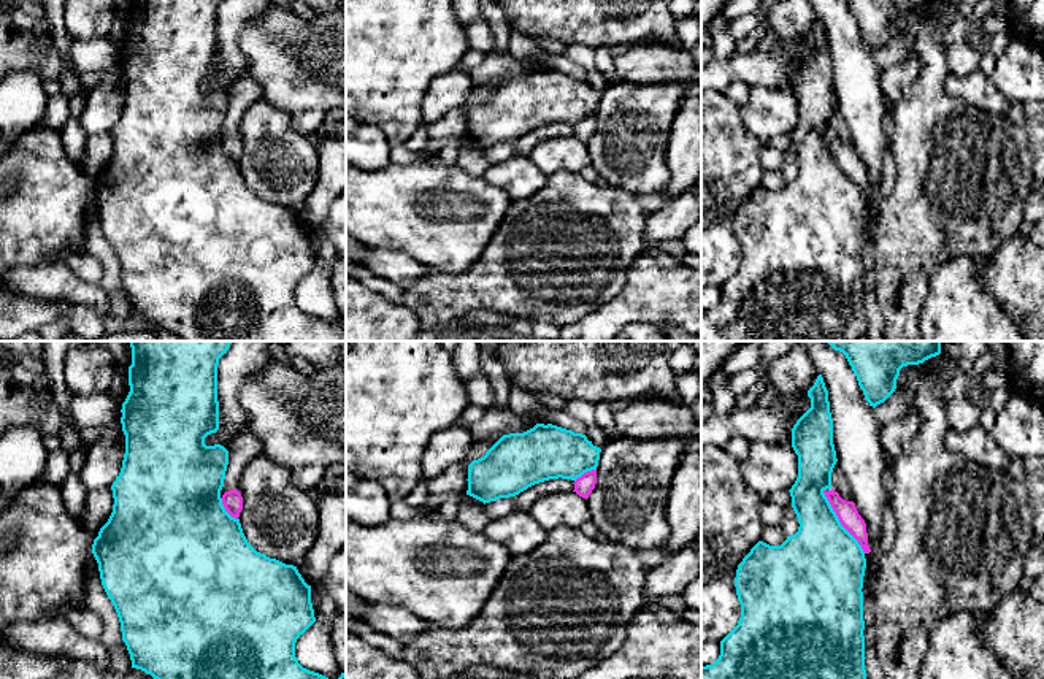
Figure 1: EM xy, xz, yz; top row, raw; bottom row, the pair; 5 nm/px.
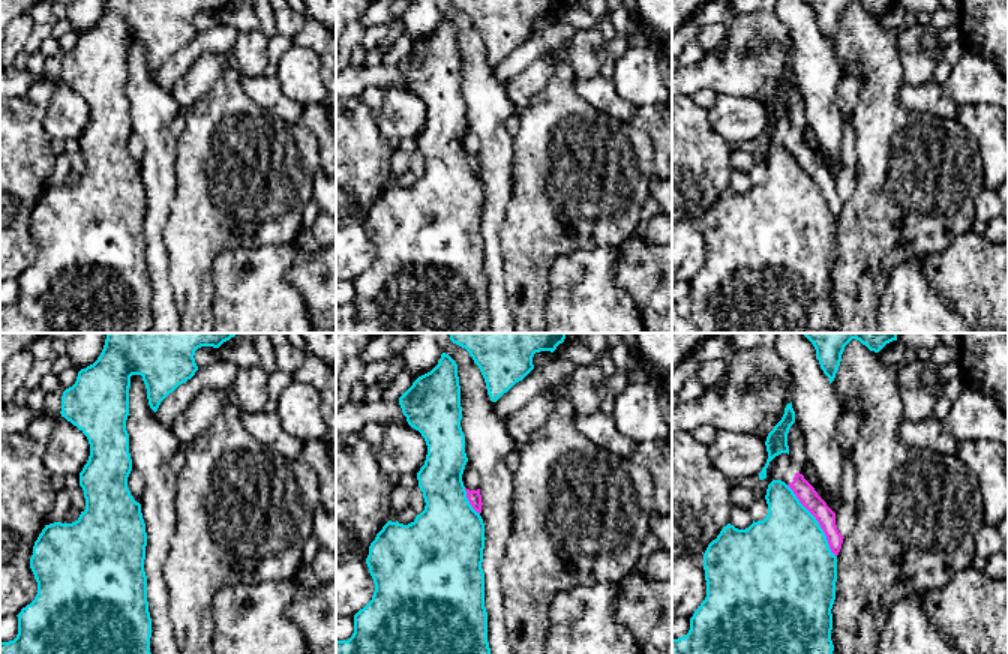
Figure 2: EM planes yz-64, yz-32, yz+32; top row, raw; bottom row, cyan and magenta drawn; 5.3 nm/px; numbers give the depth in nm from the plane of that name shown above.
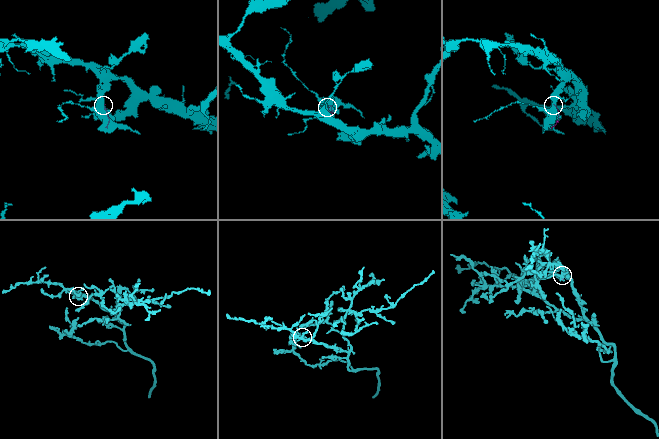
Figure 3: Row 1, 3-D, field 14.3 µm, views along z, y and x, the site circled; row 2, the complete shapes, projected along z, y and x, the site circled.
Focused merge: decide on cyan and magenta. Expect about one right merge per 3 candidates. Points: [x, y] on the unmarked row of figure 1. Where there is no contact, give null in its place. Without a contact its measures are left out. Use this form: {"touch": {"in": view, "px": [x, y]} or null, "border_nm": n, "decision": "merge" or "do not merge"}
{"touch": {"in": "yz", "px": [838, 165]}, "border_nm": 380, "decision": "do not merge"}

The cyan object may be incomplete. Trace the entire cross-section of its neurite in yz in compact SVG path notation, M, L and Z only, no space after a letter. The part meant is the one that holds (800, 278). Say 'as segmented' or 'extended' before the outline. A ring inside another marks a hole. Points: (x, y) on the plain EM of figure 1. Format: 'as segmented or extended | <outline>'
as segmented | M822 19L808 41L811 52L792 73L798 122L789 136L798 176L781 190L758 186L738 209L741 262L720 286L719 303L701 311L701 341L855 341L866 333L862 236L866 203L823 138L831 133L838 103Z

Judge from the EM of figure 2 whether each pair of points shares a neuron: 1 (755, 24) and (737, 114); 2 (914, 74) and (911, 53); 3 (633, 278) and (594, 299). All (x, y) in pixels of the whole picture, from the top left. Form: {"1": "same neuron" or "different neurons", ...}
{"1": "different neurons", "2": "same neuron", "3": "different neurons"}

